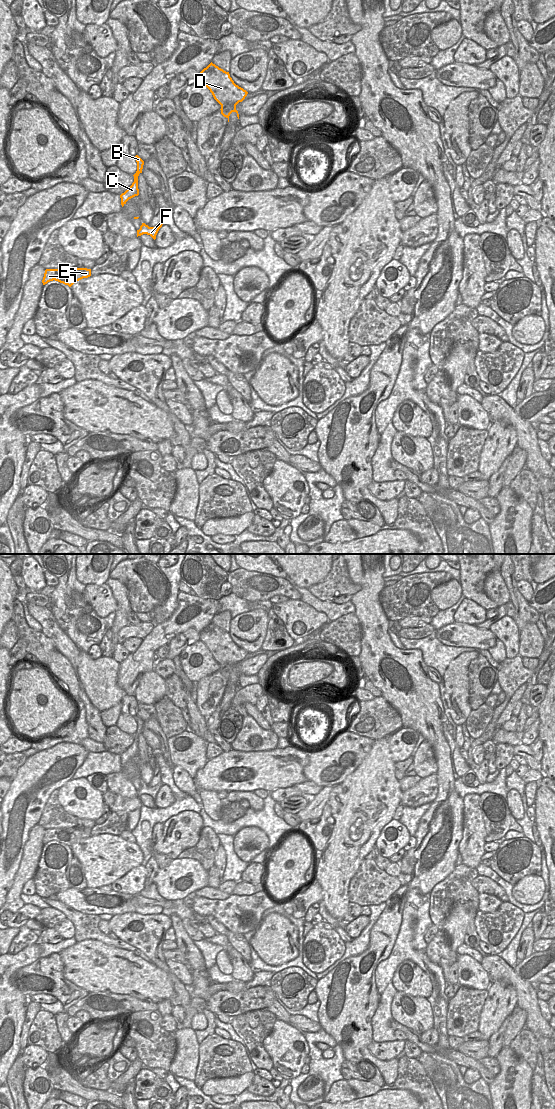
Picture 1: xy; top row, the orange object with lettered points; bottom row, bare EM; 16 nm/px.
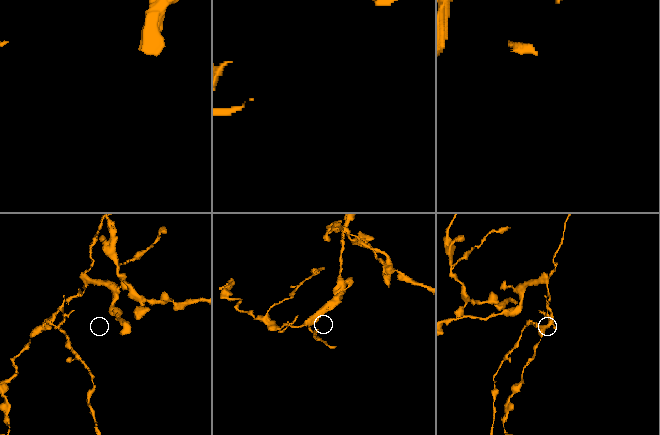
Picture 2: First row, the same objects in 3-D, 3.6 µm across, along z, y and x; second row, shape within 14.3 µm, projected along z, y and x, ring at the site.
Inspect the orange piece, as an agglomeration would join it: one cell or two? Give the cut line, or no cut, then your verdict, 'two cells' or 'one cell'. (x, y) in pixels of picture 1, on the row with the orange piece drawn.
xy (237, 102), (221, 106) | two cells

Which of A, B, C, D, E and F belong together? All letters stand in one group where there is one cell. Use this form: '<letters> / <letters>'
A B C E F / D

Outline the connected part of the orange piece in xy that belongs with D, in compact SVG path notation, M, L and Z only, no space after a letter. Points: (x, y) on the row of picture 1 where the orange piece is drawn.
M212 62L200 72L200 81L206 85L221 106L242 102L248 94L234 83L229 72Z

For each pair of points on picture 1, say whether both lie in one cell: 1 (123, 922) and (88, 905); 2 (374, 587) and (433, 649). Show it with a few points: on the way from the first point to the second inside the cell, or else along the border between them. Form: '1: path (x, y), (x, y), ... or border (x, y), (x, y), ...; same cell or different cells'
1: border (136, 912), (117, 913), (113, 916); different cells
2: border (406, 648), (419, 649), (426, 666); different cells

